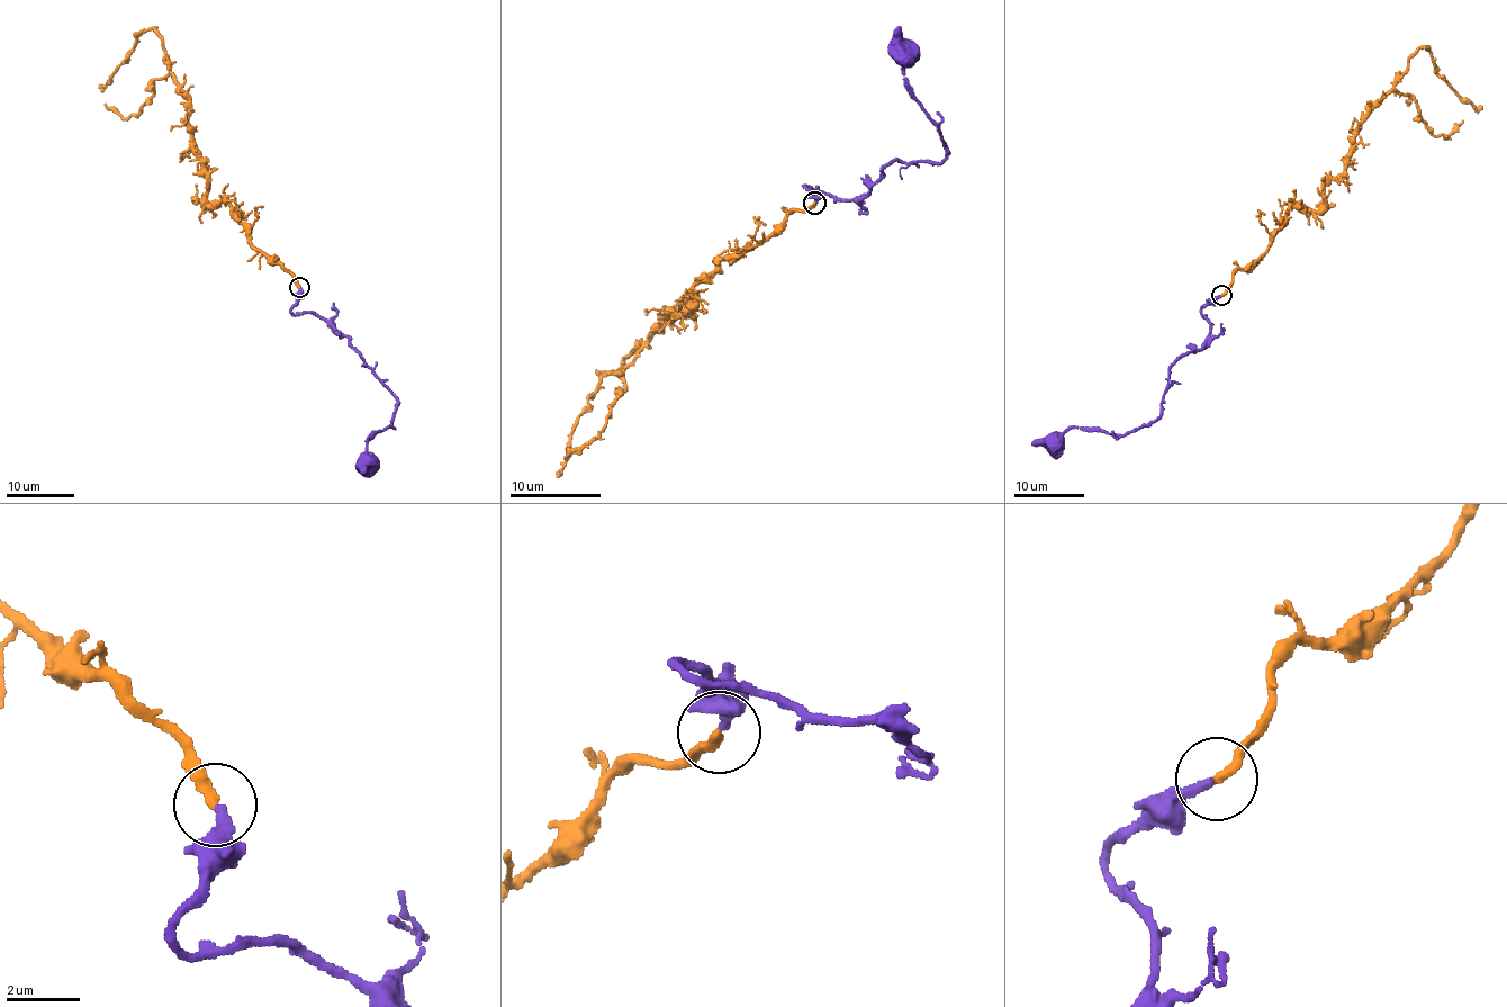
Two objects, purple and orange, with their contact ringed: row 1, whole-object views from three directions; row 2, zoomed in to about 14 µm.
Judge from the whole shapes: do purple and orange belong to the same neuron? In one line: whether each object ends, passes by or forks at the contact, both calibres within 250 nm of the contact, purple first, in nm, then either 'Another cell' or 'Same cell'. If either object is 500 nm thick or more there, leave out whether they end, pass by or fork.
At the ring purple ends. At the ring orange ends. Thickness 280 nm (purple) against 280 nm. Same cell

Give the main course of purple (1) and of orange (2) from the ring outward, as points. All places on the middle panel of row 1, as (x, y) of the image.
1: (815, 201), (805, 187), (853, 200), (893, 160), (937, 163), (947, 155), (904, 77), (896, 28)
2: (815, 203), (722, 261), (695, 288), (691, 311), (668, 313), (622, 358), (572, 428), (556, 477)

